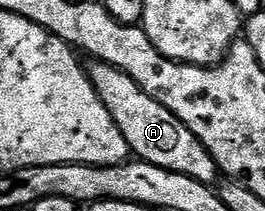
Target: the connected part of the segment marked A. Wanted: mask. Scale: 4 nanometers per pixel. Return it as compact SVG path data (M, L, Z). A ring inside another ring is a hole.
M94 60L92 64L87 69L89 82L93 84L111 119L115 119L134 158L155 163L155 167L163 167L179 175L191 175L191 179L207 186L212 186L218 180L219 170L215 159L206 151L203 143L195 139L193 132L175 115L171 115L167 107L163 107L163 103L147 95L147 91L143 91L139 83L135 83L135 79L131 79L123 71L99 60Z

